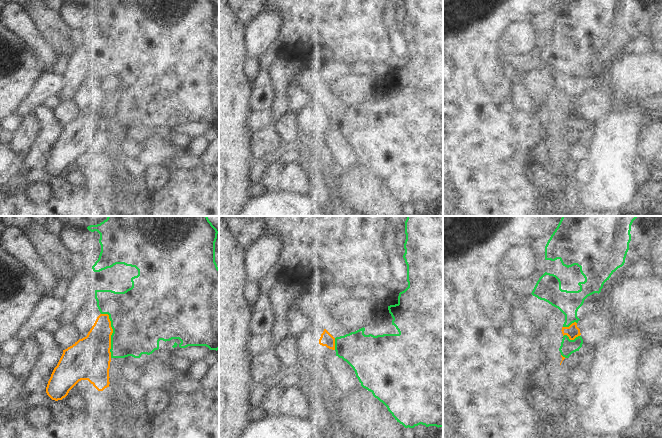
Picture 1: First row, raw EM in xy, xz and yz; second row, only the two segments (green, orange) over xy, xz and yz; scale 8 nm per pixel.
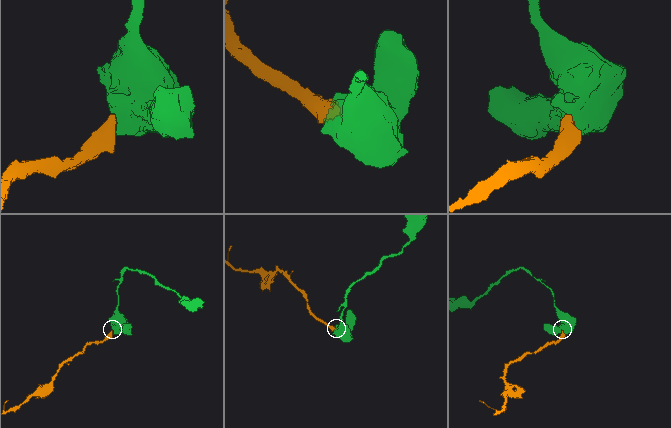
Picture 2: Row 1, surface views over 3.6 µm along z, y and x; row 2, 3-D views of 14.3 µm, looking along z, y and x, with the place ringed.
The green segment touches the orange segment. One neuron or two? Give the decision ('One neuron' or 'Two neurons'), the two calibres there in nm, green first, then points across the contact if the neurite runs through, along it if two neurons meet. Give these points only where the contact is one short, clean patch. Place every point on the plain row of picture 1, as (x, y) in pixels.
Two neurons. Thickness 460 nm (green) against 320 nm. Boundary: xy (101, 89), (106, 89), (111, 99), (111, 133).

